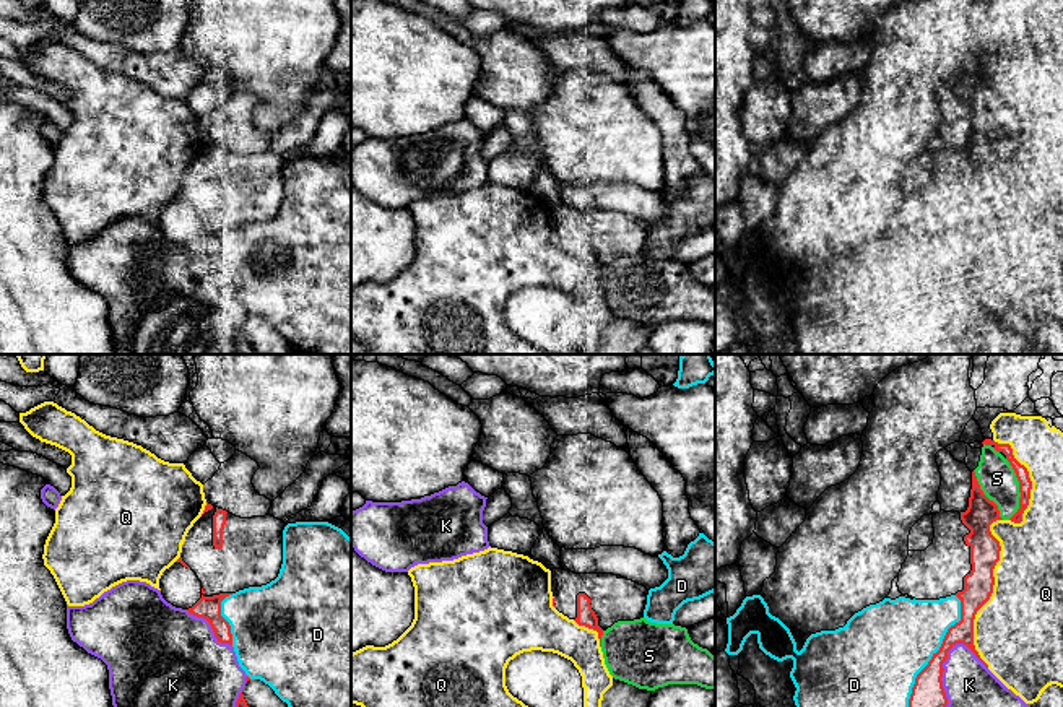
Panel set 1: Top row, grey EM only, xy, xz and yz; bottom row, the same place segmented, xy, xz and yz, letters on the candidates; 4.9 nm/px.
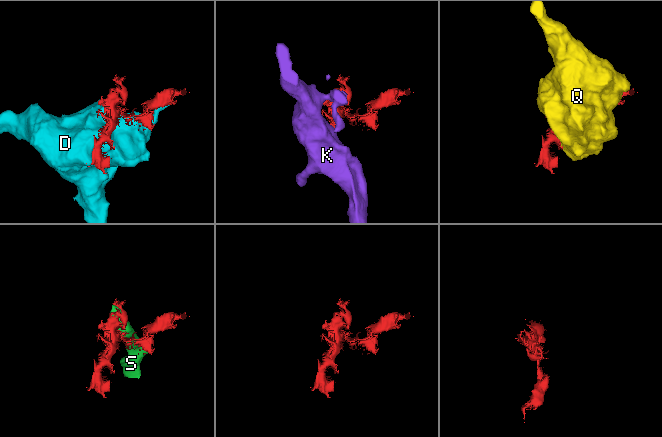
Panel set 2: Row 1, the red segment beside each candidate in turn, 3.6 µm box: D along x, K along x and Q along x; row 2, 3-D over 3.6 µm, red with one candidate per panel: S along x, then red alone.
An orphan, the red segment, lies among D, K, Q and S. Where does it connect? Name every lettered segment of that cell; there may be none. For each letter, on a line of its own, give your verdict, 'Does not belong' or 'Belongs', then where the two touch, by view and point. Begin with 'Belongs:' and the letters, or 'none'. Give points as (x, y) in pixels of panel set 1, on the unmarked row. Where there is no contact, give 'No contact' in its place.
Belongs: none
D: Does not belong. Touches red at yz (933, 291)
K: Does not belong. Touches red at yz (941, 312)
Q: Does not belong. Touches red at yz (992, 226)
S: Does not belong. Touches red at yz (1019, 125)

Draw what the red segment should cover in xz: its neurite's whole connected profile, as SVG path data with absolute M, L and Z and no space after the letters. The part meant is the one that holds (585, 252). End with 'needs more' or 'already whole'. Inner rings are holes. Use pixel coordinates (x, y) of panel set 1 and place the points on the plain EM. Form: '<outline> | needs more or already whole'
M564 205L551 206L553 242L598 268L600 283L603 268L618 257L644 254L649 226L613 210L574 210Z | needs more

